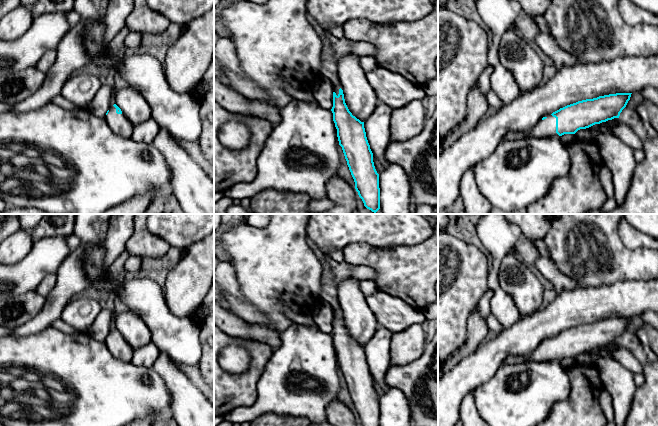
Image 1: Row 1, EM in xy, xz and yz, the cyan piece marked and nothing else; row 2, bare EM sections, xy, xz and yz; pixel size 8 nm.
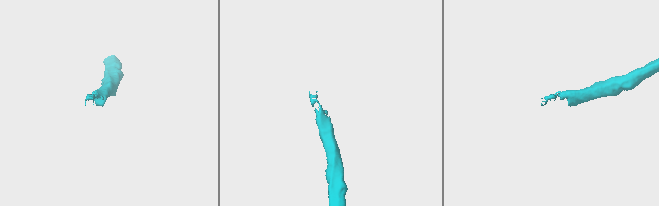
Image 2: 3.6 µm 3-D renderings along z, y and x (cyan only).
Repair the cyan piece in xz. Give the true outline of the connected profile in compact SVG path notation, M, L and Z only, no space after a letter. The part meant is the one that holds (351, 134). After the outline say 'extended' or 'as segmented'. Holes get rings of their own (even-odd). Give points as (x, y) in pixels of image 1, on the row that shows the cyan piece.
M349 53L336 61L340 83L333 85L333 121L337 129L347 165L355 182L355 189L364 206L376 213L380 209L379 174L368 143L364 122L377 104L377 97L369 84L359 56Z | extended

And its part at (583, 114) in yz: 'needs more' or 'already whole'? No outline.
needs more

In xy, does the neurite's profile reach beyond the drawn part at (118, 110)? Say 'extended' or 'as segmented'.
extended

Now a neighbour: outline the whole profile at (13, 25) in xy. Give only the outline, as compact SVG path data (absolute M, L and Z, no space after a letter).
M19 5L0 20L0 40L16 40L30 28L32 22L31 8Z

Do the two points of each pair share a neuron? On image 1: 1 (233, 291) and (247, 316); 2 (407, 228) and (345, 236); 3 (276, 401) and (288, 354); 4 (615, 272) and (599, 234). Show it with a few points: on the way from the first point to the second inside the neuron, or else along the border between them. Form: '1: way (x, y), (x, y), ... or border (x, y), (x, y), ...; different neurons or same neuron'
1: way (235, 297), (237, 303), (244, 310); same neuron
2: way (392, 228), (360, 228); same neuron
3: way (280, 389), (280, 378), (287, 366); same neuron
4: way (606, 263), (599, 256), (599, 243); same neuron

